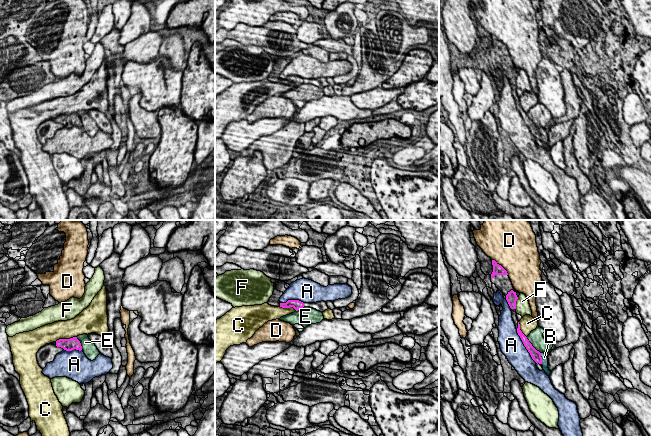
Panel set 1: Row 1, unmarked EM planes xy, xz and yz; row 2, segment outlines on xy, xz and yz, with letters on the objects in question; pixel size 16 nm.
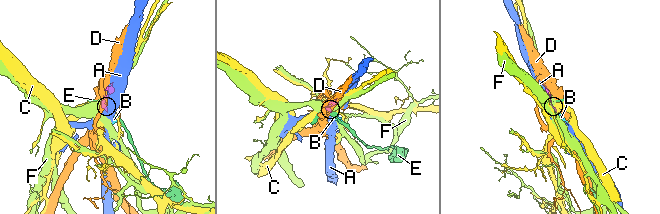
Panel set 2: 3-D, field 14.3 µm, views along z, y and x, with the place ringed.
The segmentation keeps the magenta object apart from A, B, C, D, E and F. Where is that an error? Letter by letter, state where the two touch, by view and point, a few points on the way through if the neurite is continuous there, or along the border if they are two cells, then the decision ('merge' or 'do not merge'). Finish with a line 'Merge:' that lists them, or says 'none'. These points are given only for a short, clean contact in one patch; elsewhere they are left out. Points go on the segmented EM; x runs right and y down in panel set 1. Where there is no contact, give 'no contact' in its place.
A: meets magenta in yz at (524, 345); do not merge
B: meets magenta in yz at (541, 358); runs through yz (536, 355), (541, 358), (544, 357); merge
C: meets magenta in xy at (65, 339); do not merge
D: meets magenta in yz at (501, 266); do not merge
E: meets magenta in yz at (531, 345); do not merge
F: meets magenta in yz at (515, 303); do not merge
Merge: B

